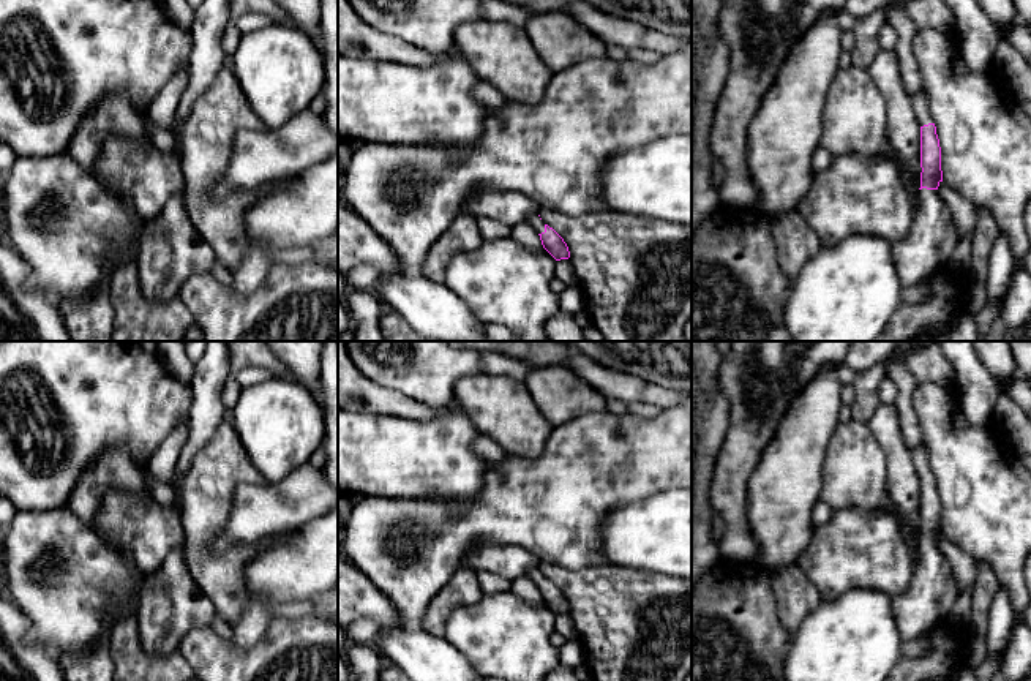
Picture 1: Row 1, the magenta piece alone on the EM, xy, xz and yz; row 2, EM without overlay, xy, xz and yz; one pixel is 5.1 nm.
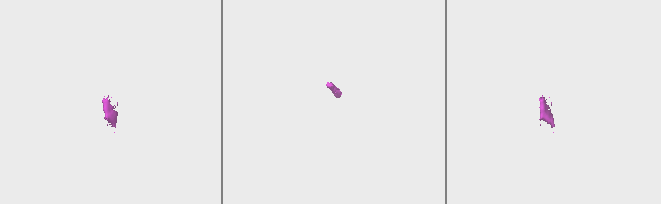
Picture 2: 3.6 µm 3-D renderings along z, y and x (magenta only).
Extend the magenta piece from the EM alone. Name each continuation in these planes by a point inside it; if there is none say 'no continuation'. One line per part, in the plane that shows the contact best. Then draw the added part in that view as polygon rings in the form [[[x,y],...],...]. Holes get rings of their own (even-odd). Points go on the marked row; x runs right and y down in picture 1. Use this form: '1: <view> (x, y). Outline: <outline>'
1: yz (921, 100). Outline: [[[920,88],[919,93],[913,98],[913,104],[920,126],[935,123],[928,109],[928,96],[924,88]]]
2: yz (930, 242). Outline: [[[919,190],[911,229],[903,240],[892,245],[902,286],[914,286],[946,267],[957,240],[950,209],[936,190]]]

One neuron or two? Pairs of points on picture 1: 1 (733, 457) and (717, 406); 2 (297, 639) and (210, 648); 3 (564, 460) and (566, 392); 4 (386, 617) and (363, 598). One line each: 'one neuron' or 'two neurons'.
1: two neurons
2: one neuron
3: two neurons
4: one neuron

